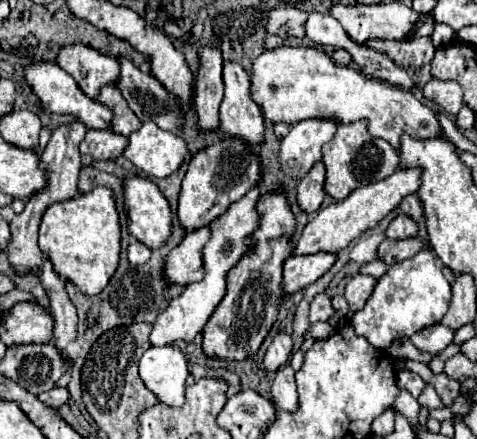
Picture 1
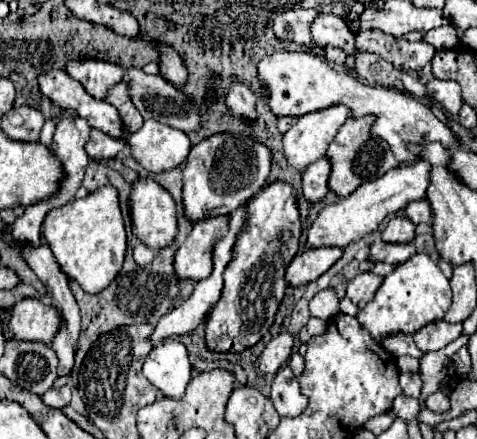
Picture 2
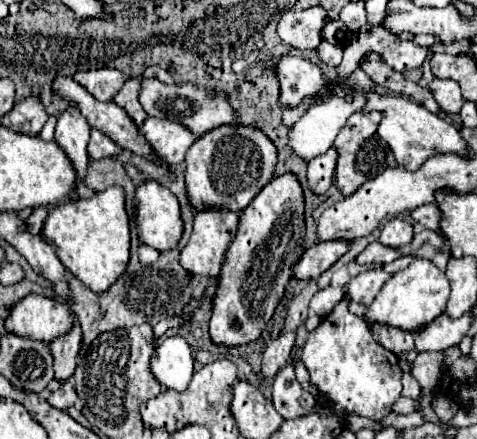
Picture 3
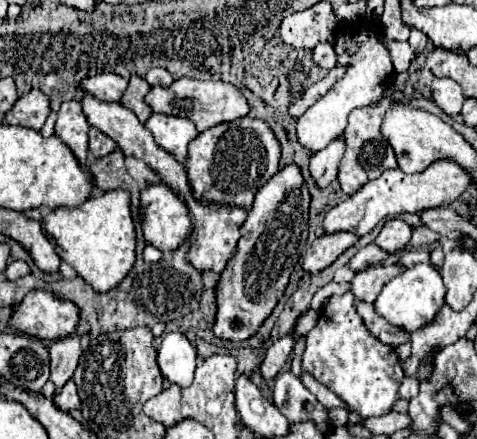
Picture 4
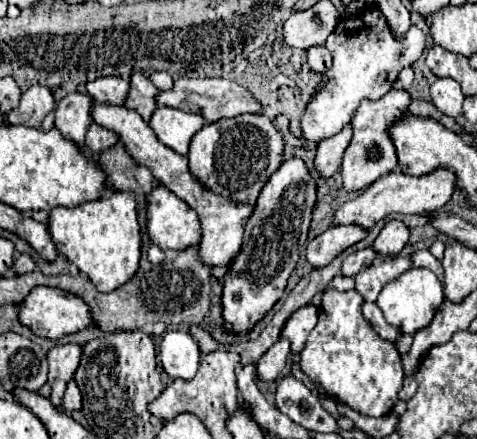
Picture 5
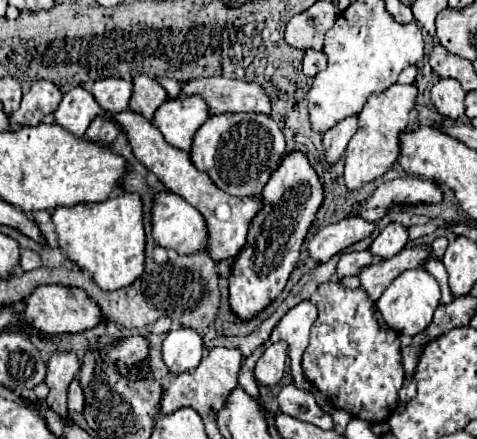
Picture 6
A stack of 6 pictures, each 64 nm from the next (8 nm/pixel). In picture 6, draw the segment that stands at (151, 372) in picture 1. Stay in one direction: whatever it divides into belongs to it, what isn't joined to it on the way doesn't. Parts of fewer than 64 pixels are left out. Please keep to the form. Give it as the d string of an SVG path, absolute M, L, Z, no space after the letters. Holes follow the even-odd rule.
M190 328L170 330L162 342L162 356L172 374L194 372L202 360L202 338Z

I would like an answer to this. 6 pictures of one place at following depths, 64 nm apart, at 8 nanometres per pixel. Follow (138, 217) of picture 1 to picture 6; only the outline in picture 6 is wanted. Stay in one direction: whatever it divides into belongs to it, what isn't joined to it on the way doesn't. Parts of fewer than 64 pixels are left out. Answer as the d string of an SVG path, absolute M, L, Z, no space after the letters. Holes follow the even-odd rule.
M162 190L154 194L152 204L152 238L162 248L172 248L178 254L192 254L196 250L202 250L206 246L208 234L206 234L206 222L202 214L190 206L182 196L176 196L170 190Z

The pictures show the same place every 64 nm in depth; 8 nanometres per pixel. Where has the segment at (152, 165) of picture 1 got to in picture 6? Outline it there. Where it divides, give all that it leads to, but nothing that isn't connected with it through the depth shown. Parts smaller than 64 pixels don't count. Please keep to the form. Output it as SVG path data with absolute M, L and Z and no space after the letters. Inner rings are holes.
M178 96L178 98L170 98L166 100L154 114L152 124L162 132L164 140L168 144L172 144L174 148L180 148L184 152L190 150L192 146L192 136L194 132L208 120L208 106L200 96Z

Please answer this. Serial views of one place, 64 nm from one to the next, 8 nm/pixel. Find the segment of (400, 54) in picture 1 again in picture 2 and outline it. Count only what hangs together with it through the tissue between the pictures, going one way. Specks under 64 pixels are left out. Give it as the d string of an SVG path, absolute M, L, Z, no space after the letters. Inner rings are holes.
M378 30L356 34L356 48L362 52L374 52L406 72L424 68L436 52L430 44L424 44L422 40L418 42L408 42L404 38L398 40Z

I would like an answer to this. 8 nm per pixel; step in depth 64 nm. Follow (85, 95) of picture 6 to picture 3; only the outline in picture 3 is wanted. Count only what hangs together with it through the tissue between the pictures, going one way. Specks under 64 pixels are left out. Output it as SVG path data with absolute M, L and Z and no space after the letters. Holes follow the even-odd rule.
M68 108L66 112L62 112L56 124L54 142L70 158L78 182L84 180L88 168L88 152L86 152L88 140L90 140L90 126L86 118L76 108Z

